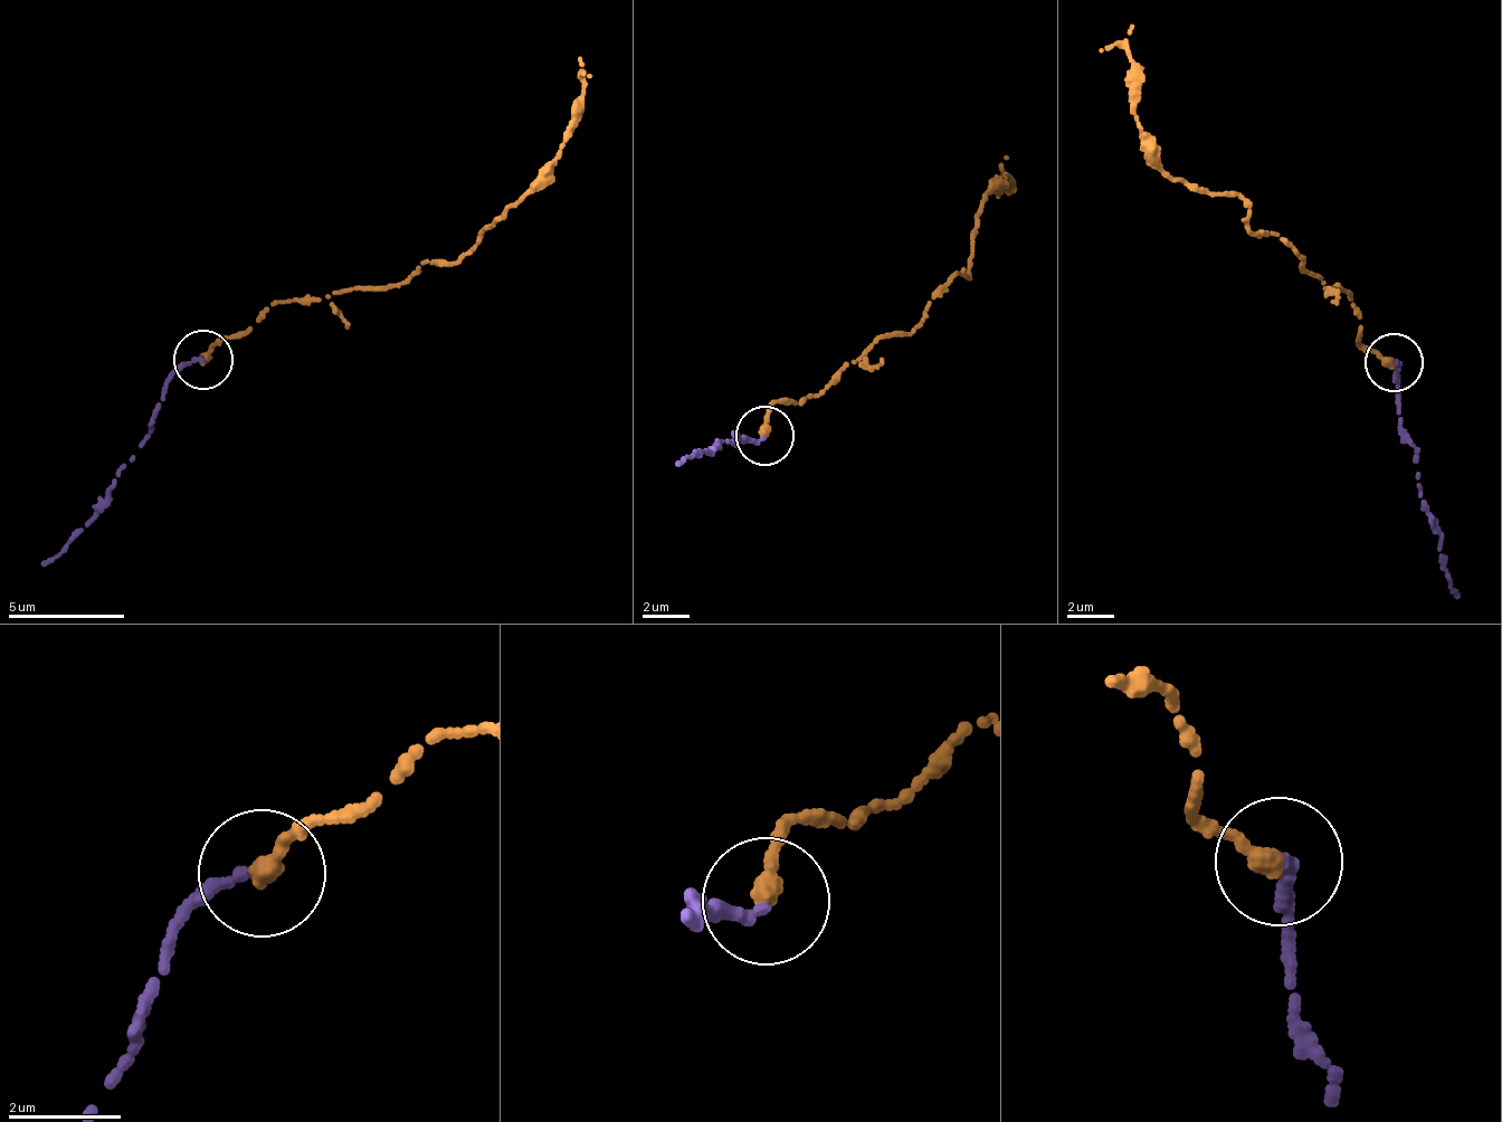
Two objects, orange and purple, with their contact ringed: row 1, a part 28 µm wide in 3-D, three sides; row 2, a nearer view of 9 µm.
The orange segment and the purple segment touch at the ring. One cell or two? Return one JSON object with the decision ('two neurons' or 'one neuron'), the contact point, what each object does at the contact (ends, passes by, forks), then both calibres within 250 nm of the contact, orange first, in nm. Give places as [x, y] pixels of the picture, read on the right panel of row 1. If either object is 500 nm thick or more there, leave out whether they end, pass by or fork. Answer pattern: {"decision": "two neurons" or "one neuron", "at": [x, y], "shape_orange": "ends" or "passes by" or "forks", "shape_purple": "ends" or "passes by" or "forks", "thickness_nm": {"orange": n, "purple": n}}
{"decision": "one neuron", "at": [1394, 362], "shape_orange": "ends", "shape_purple": "ends", "thickness_nm": {"orange": 340, "purple": 240}}

